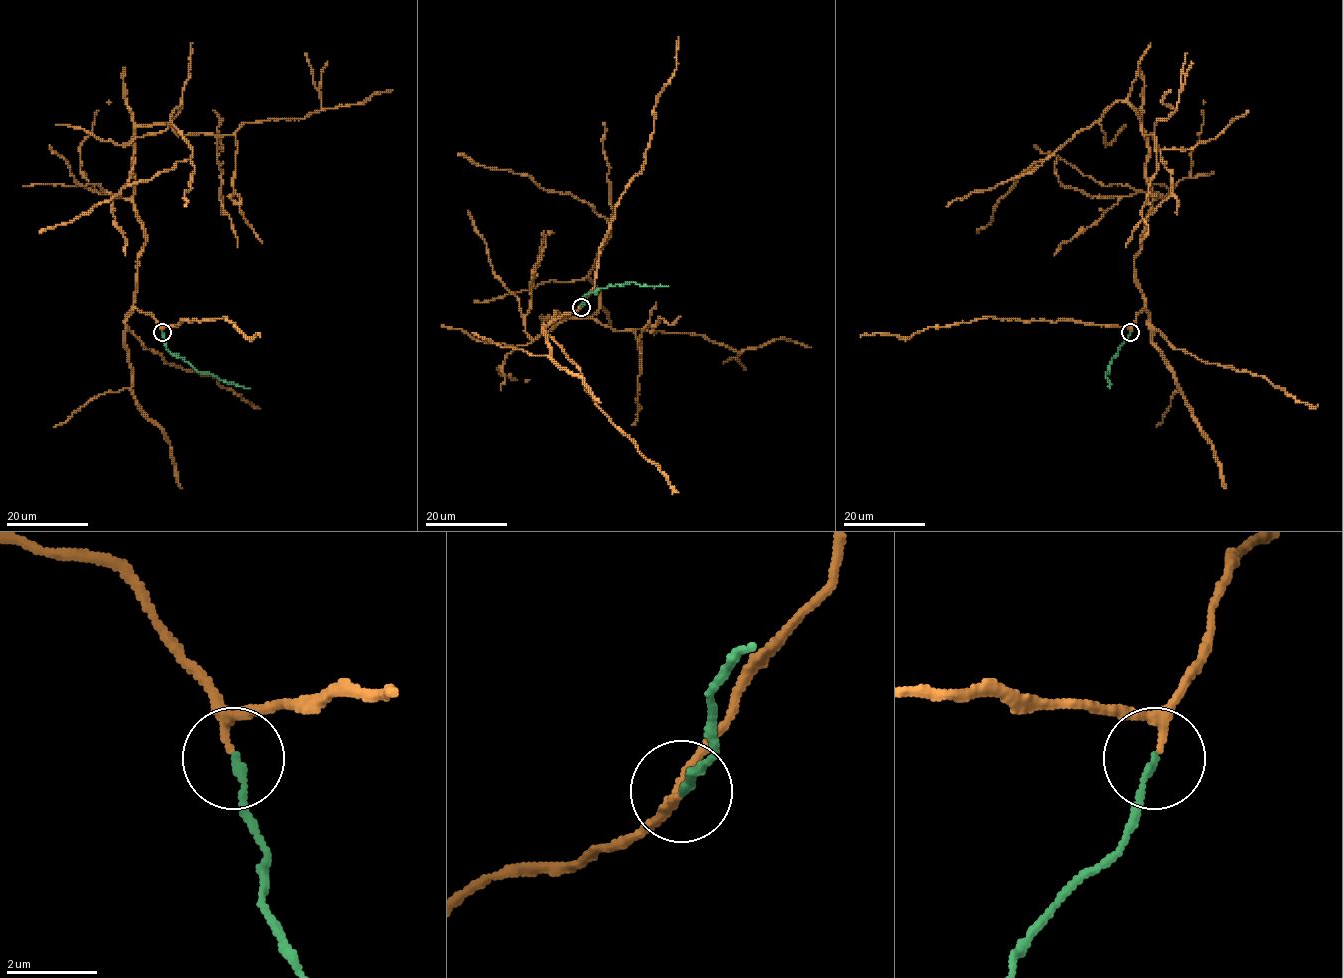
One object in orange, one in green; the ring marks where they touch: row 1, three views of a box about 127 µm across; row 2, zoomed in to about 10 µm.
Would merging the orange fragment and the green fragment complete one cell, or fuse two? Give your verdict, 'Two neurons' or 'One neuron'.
Two neurons

